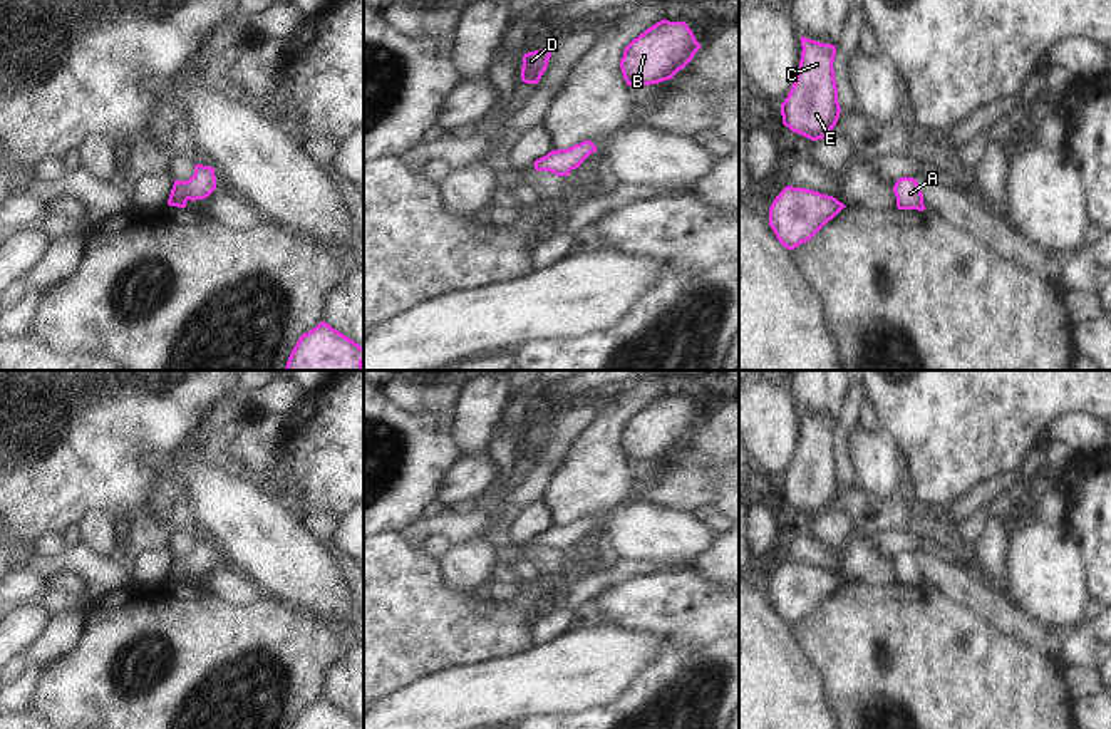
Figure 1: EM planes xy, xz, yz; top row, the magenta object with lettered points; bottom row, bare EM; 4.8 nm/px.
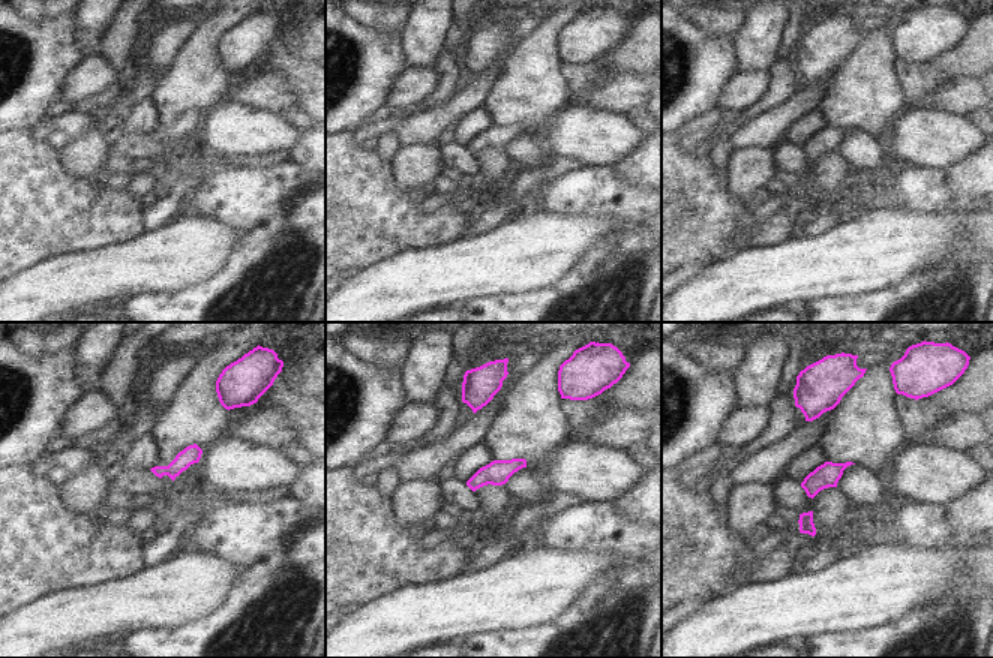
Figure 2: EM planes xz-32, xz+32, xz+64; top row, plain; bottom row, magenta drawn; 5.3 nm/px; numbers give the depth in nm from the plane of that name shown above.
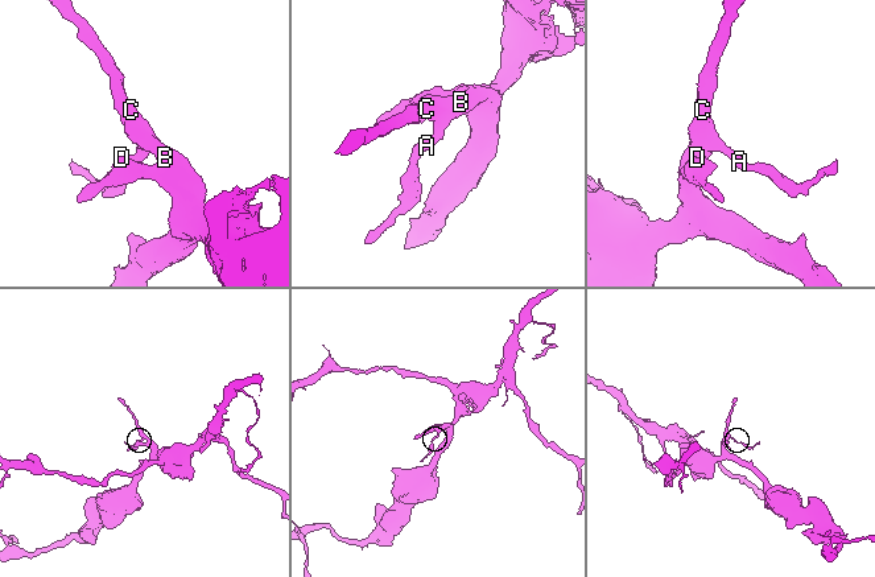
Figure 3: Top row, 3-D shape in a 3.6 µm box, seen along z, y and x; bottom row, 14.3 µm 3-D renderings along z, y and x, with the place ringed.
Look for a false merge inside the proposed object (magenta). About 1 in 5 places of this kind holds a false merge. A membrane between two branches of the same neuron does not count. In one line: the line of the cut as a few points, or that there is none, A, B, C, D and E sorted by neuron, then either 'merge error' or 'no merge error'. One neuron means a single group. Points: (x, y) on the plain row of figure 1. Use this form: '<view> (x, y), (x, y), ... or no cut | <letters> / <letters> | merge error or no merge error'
no cut | A B C D E | no merge error

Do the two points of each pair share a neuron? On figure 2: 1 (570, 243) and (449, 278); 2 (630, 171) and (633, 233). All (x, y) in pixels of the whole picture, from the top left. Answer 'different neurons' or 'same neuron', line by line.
1: same neuron
2: different neurons

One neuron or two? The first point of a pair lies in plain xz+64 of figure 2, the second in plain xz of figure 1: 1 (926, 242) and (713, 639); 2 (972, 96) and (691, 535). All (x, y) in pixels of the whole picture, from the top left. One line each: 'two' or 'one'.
1: two
2: two

